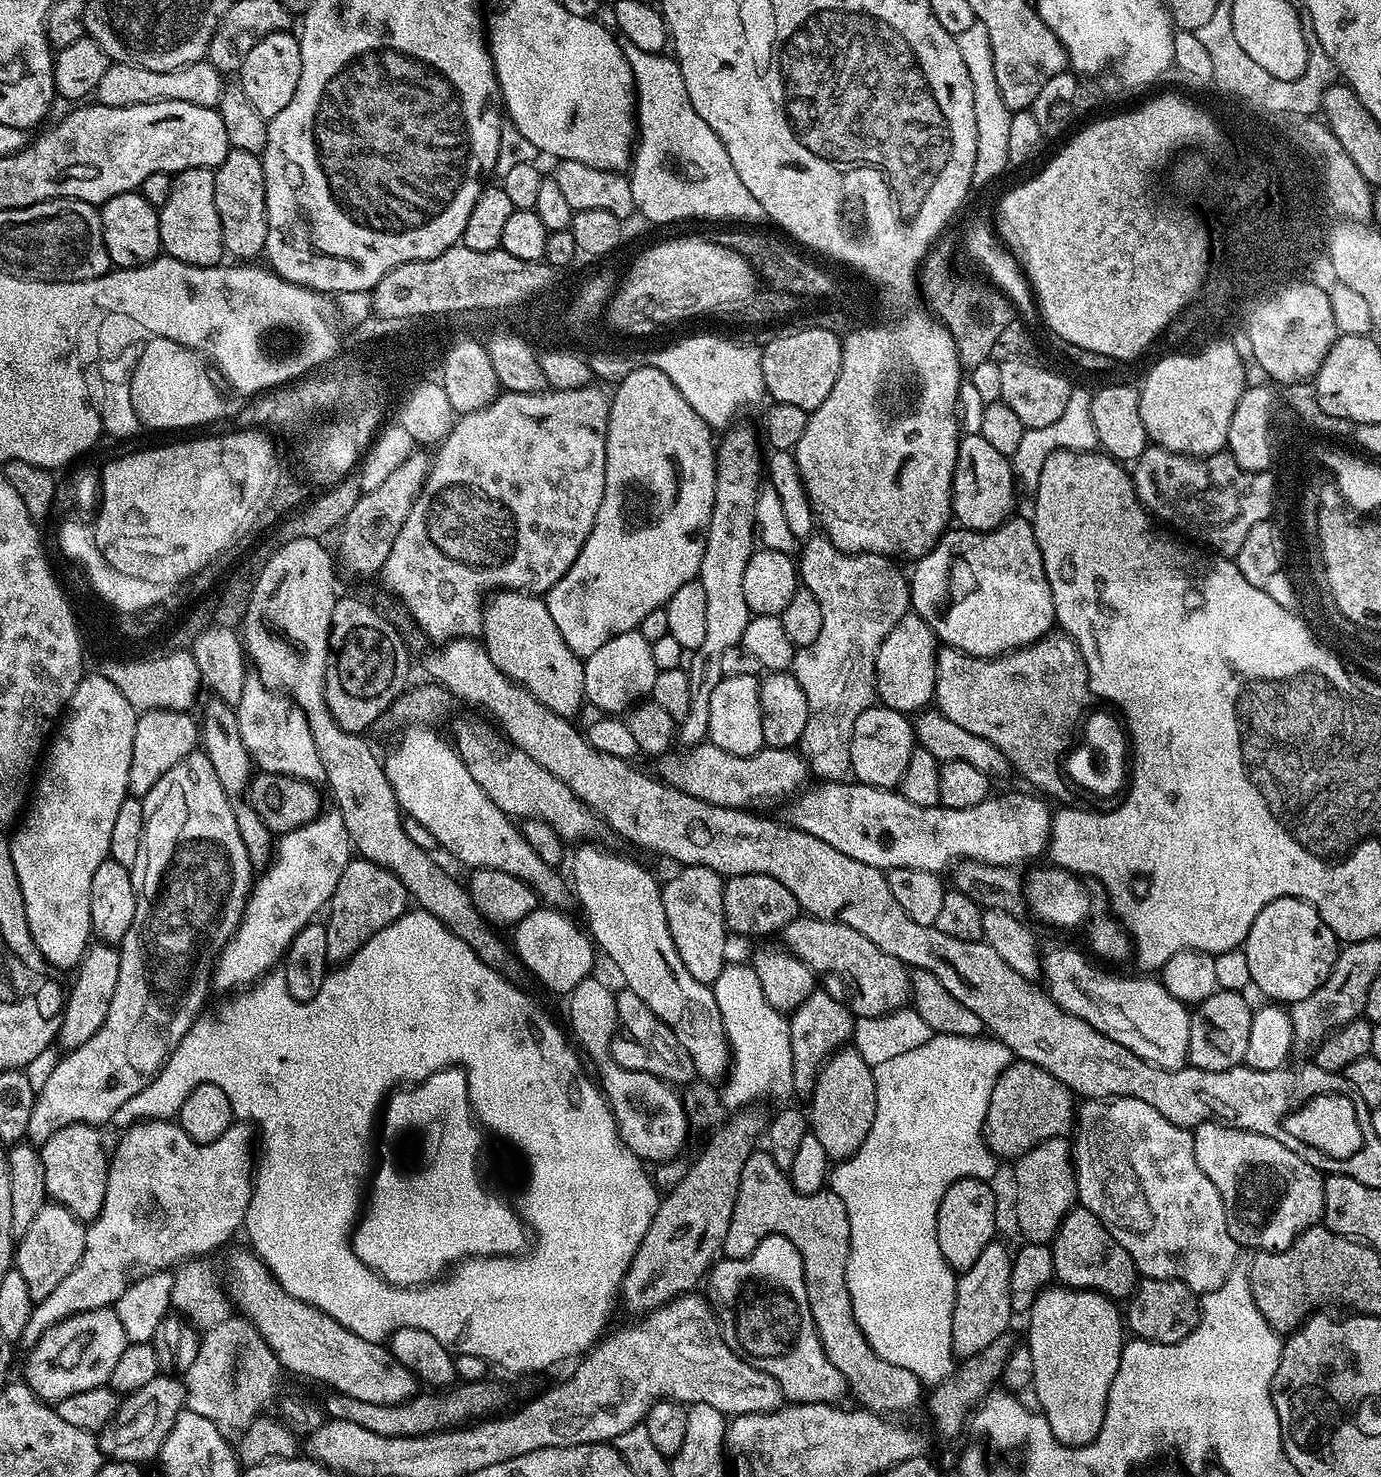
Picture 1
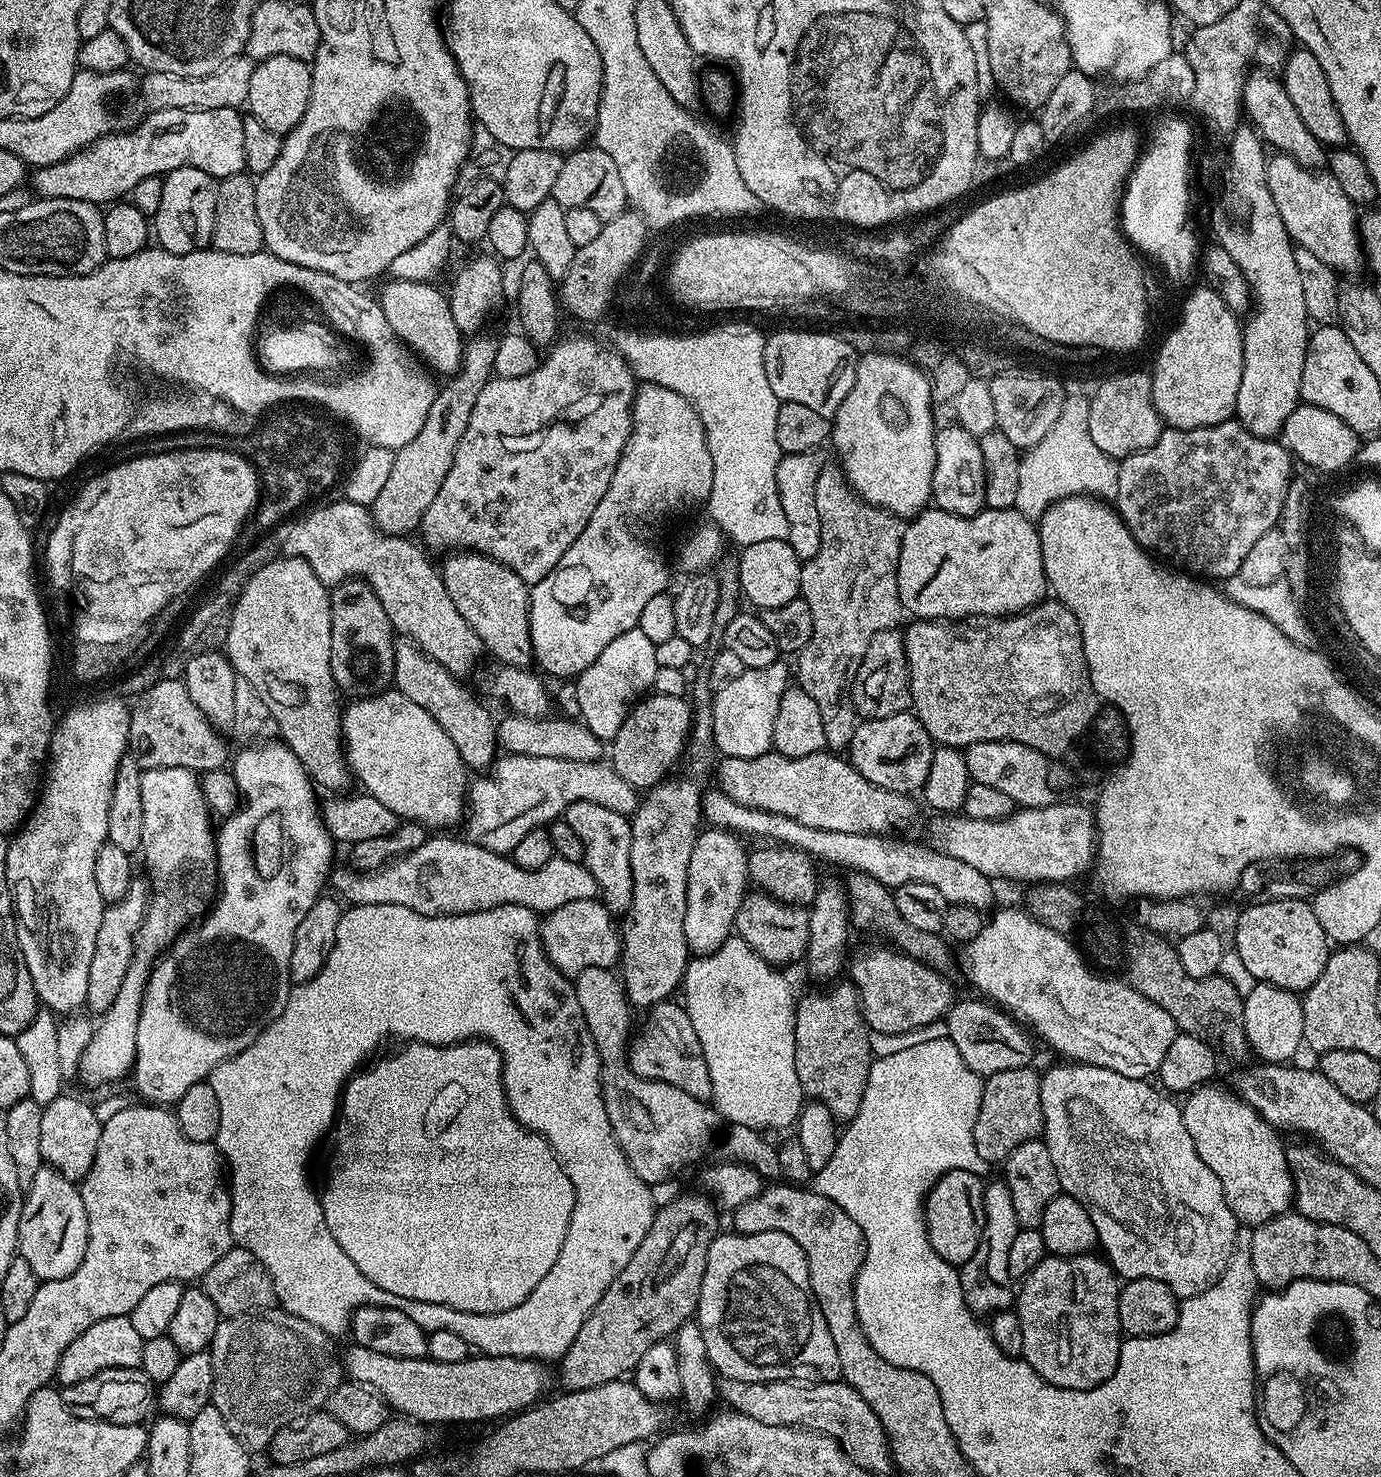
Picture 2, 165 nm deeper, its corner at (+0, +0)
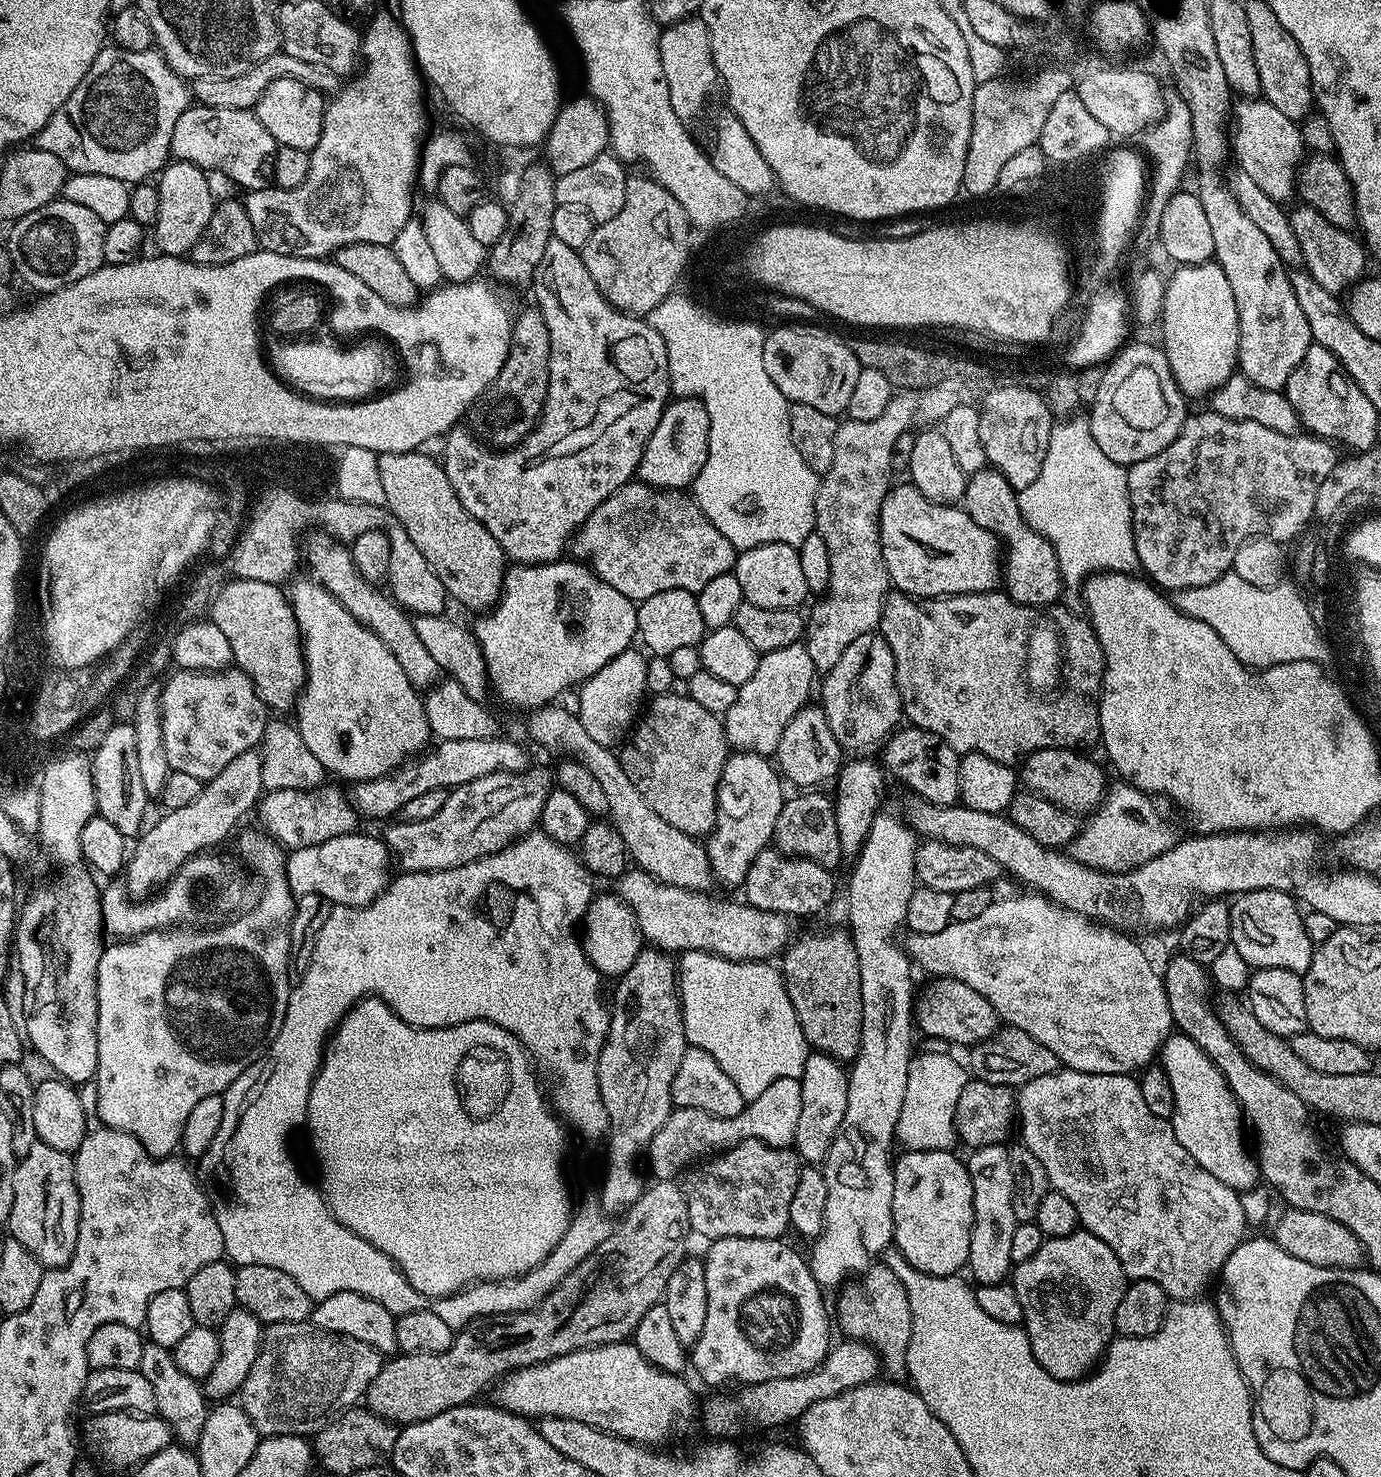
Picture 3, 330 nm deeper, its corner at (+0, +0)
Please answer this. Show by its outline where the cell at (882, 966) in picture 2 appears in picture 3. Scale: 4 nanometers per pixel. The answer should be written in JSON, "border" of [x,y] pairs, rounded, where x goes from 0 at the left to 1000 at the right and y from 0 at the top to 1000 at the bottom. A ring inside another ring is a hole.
{"border":[[[678,662],[674,666],[675,669],[671,670],[667,674],[665,672],[662,677],[662,693],[665,698],[666,696],[669,698],[670,702],[684,703],[689,708],[703,708],[721,701],[726,693],[724,687],[708,670],[689,662]]]}

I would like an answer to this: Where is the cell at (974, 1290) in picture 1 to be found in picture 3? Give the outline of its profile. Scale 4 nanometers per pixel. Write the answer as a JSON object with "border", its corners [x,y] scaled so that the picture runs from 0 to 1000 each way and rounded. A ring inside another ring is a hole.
{"border":[[[718,775],[703,778],[700,783],[702,803],[705,803],[705,830],[702,835],[702,852],[699,856],[707,870],[726,869],[734,858],[731,852],[734,833],[734,792],[731,792],[731,778],[727,775]]]}

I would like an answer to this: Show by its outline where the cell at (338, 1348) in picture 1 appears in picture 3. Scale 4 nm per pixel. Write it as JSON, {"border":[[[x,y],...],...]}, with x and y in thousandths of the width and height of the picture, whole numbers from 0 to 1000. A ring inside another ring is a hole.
{"border":[[[450,909],[448,910],[434,910],[432,913],[422,913],[421,914],[416,914],[413,917],[407,917],[404,919],[398,919],[395,922],[390,922],[387,925],[381,925],[376,926],[372,929],[368,930],[364,934],[361,935],[362,940],[362,951],[368,956],[371,956],[374,959],[388,959],[387,960],[393,960],[395,959],[403,959],[404,960],[416,960],[419,963],[424,963],[431,967],[435,967],[437,970],[440,970],[442,972],[449,972],[451,975],[458,975],[461,978],[467,979],[478,979],[480,975],[484,975],[490,969],[492,968],[492,964],[498,959],[505,956],[505,948],[501,946],[501,940],[495,935],[495,931],[484,929],[481,926],[477,926],[476,923],[472,923],[468,920],[462,913],[460,909]]]}

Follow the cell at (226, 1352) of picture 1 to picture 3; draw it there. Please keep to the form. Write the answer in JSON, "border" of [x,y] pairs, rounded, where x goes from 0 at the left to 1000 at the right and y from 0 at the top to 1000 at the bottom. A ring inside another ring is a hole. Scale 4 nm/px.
{"border":[[[204,895],[203,896],[195,896],[192,898],[191,906],[188,908],[188,916],[187,919],[184,919],[184,925],[181,925],[181,930],[178,930],[178,936],[174,939],[172,943],[172,950],[174,954],[181,960],[181,963],[185,965],[189,973],[193,972],[219,972],[221,974],[228,973],[237,965],[238,962],[245,959],[250,953],[260,951],[263,949],[264,942],[266,942],[268,936],[271,936],[271,933],[274,933],[275,930],[275,924],[277,923],[277,917],[274,914],[271,914],[271,911],[268,911],[265,909],[259,909],[259,906],[253,906],[248,903],[242,903],[238,902],[235,899],[227,898],[224,895]]]}

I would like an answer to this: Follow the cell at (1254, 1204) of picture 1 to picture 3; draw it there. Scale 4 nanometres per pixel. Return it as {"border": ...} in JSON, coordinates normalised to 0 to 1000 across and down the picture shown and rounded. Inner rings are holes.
{"border":[[[849,700],[844,704],[839,713],[839,720],[844,727],[847,738],[850,738],[850,754],[847,760],[862,784],[865,784],[873,795],[879,795],[882,800],[895,807],[901,808],[908,805],[913,798],[911,785],[904,775],[904,777],[901,775],[902,759],[898,747],[894,743],[882,722],[879,722],[878,717],[857,700]]]}

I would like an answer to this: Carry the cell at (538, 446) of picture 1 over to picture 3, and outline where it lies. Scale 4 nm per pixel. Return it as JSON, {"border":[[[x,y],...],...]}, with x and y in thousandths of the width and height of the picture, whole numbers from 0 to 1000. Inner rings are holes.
{"border":[[[402,161],[397,162],[395,172],[392,172],[392,177],[387,186],[387,195],[387,208],[391,209],[392,215],[395,215],[395,223],[398,223],[398,259],[394,279],[388,290],[378,300],[367,305],[360,305],[348,299],[336,288],[327,290],[320,298],[322,300],[320,313],[323,318],[323,324],[326,324],[326,329],[329,329],[329,334],[332,334],[332,340],[335,340],[335,343],[337,343],[337,345],[340,345],[340,348],[343,348],[343,351],[346,351],[346,353],[349,353],[349,356],[352,356],[352,359],[358,362],[358,364],[364,370],[366,377],[374,382],[399,382],[400,380],[405,379],[409,376],[414,364],[420,358],[421,353],[424,353],[424,351],[427,351],[427,348],[430,348],[430,345],[433,345],[433,343],[436,343],[436,340],[439,340],[442,334],[445,334],[463,320],[468,299],[471,294],[474,294],[474,288],[476,288],[481,277],[485,273],[482,232],[469,216],[449,211],[434,198],[427,187],[427,183],[424,181],[423,174],[418,169],[410,167],[410,164],[404,164]]]}

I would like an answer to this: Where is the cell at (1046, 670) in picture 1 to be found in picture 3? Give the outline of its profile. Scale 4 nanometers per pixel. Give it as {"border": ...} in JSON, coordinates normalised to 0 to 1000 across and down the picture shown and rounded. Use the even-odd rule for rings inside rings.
{"border":[[[724,399],[696,401],[677,405],[664,405],[657,401],[644,400],[643,404],[640,406],[636,428],[642,432],[647,443],[649,464],[657,490],[664,493],[670,493],[673,497],[682,500],[692,509],[714,510],[714,513],[720,513],[731,519],[741,515],[746,510],[755,506],[788,508],[791,503],[793,504],[797,500],[797,466],[799,460],[799,441],[790,422],[784,416],[778,417],[775,412],[768,411],[747,412],[744,409],[734,408]]]}

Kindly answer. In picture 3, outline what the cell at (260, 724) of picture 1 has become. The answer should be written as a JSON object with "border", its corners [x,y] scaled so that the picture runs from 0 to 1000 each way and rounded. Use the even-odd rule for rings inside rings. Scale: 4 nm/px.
{"border":[[[185,562],[185,563],[175,563],[170,567],[171,574],[174,576],[175,582],[180,584],[179,590],[186,593],[191,599],[188,601],[188,613],[175,617],[167,624],[160,625],[153,630],[137,630],[133,627],[126,628],[117,628],[114,631],[104,631],[98,635],[90,635],[86,638],[81,638],[72,645],[71,657],[70,657],[70,675],[71,676],[71,722],[68,729],[70,734],[70,753],[72,755],[72,760],[77,764],[82,764],[86,766],[94,768],[103,773],[103,776],[109,782],[114,784],[122,784],[125,782],[125,779],[130,777],[132,770],[132,762],[135,762],[135,756],[138,752],[140,752],[143,746],[150,742],[158,742],[161,741],[181,722],[189,715],[192,711],[197,708],[197,704],[204,697],[204,692],[209,680],[209,672],[210,671],[210,630],[211,622],[214,615],[215,607],[210,603],[209,595],[206,591],[207,584],[206,575],[203,574],[193,563]]]}

